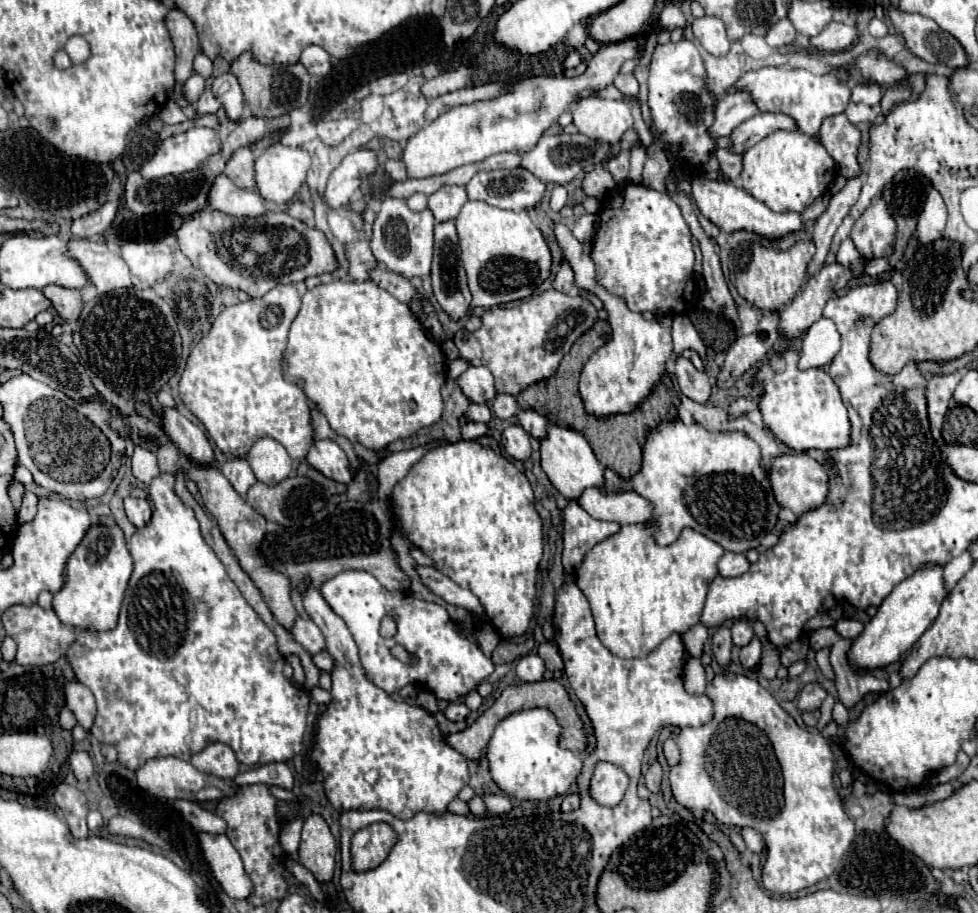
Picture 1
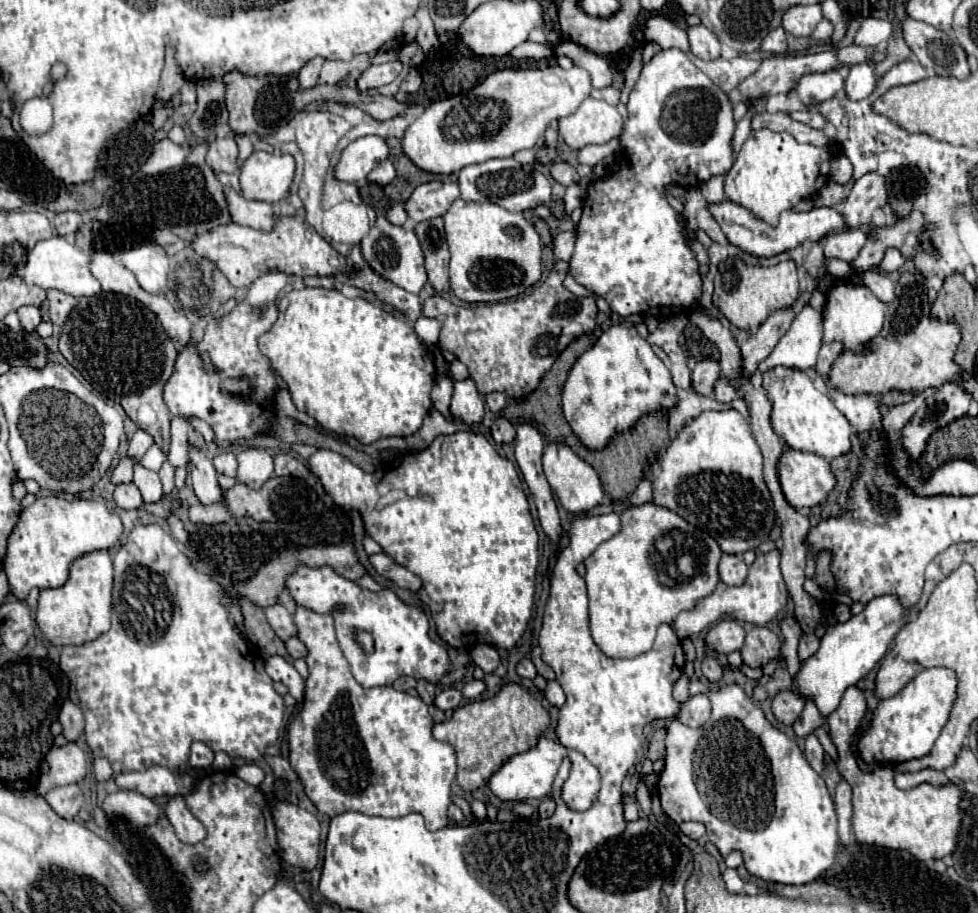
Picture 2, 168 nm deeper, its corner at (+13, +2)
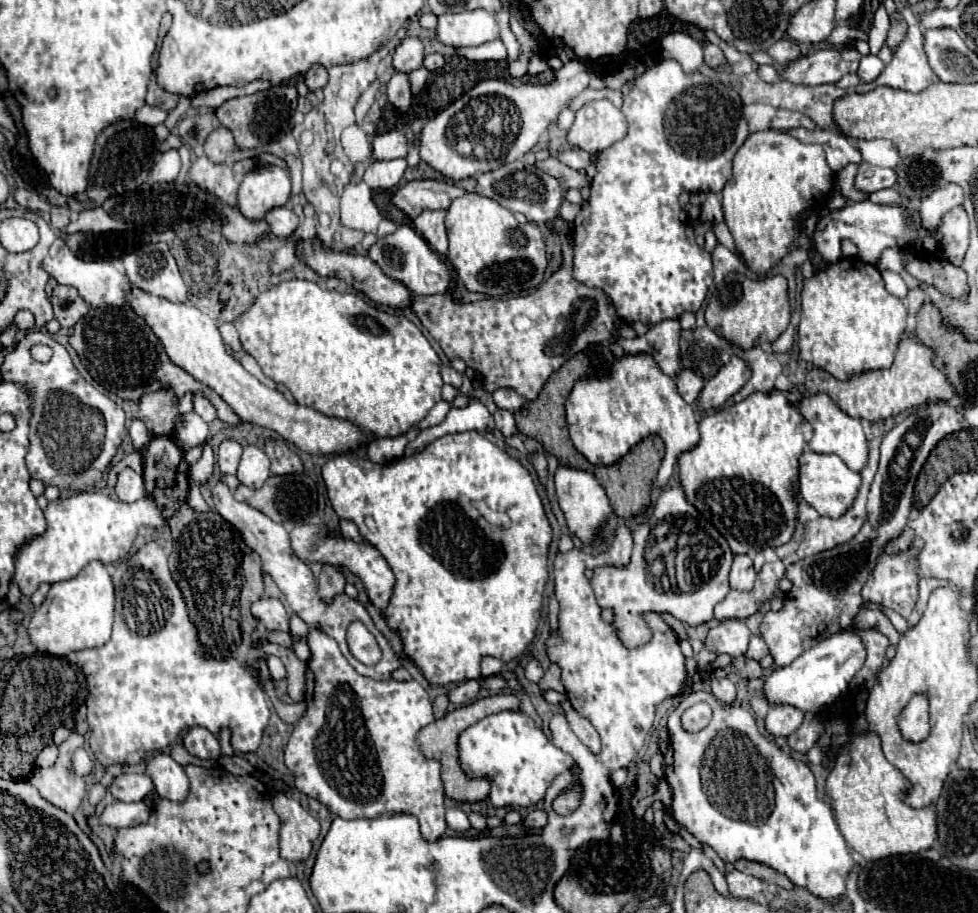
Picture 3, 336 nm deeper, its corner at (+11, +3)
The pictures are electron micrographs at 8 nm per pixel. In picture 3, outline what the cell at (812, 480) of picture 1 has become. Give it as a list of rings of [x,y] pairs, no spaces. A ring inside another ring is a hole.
[[[805,450],[801,454],[801,468],[799,468],[799,494],[803,500],[813,506],[821,516],[827,518],[839,518],[843,516],[857,496],[857,490],[861,486],[861,476],[845,466],[845,462],[835,454],[817,454],[811,450]]]

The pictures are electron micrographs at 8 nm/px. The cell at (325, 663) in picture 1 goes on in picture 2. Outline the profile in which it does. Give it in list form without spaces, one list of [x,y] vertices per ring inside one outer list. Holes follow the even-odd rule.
[[[291,637],[285,641],[285,647],[293,659],[303,659],[307,657],[307,647],[299,641],[299,637]]]

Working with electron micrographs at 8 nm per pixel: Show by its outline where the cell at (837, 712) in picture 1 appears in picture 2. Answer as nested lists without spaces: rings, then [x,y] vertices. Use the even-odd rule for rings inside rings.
[[[881,595],[869,601],[859,615],[853,615],[849,621],[829,627],[821,637],[817,657],[809,657],[795,677],[795,687],[799,693],[805,699],[811,697],[819,705],[819,713],[827,719],[837,709],[845,689],[849,685],[855,685],[883,659],[897,633],[905,627],[905,615],[907,607],[897,595]]]

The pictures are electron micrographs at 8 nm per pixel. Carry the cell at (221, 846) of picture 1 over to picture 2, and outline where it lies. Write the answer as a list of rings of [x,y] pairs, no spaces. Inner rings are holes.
[[[173,797],[165,805],[165,815],[167,819],[171,819],[171,825],[183,843],[195,845],[207,837],[205,825],[187,809],[183,797]]]

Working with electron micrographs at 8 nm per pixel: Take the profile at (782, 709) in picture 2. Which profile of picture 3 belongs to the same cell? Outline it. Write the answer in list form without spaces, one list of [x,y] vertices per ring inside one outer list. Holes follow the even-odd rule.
[[[787,704],[771,706],[769,714],[765,718],[765,730],[775,738],[779,738],[779,736],[787,738],[791,732],[795,732],[801,726],[803,716],[805,714],[799,708],[793,708]]]

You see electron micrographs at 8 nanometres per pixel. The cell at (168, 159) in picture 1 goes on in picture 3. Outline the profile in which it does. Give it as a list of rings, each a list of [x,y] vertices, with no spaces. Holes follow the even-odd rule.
[[[169,150],[153,166],[151,180],[153,182],[173,182],[177,178],[179,170],[181,170],[181,158],[179,158],[177,150]]]

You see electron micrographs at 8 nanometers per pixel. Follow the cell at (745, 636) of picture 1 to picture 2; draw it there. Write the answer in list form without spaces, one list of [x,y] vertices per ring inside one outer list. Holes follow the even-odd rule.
[[[723,619],[709,629],[705,637],[705,647],[707,653],[729,655],[731,651],[741,649],[743,641],[745,641],[745,629],[735,619]]]

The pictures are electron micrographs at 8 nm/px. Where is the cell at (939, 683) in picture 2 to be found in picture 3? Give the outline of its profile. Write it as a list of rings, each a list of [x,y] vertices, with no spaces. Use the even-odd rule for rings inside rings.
[[[917,694],[913,696],[913,700],[907,704],[907,708],[901,714],[899,720],[899,728],[901,734],[911,740],[911,742],[921,742],[925,740],[925,736],[929,734],[929,720],[927,720],[927,696]]]

